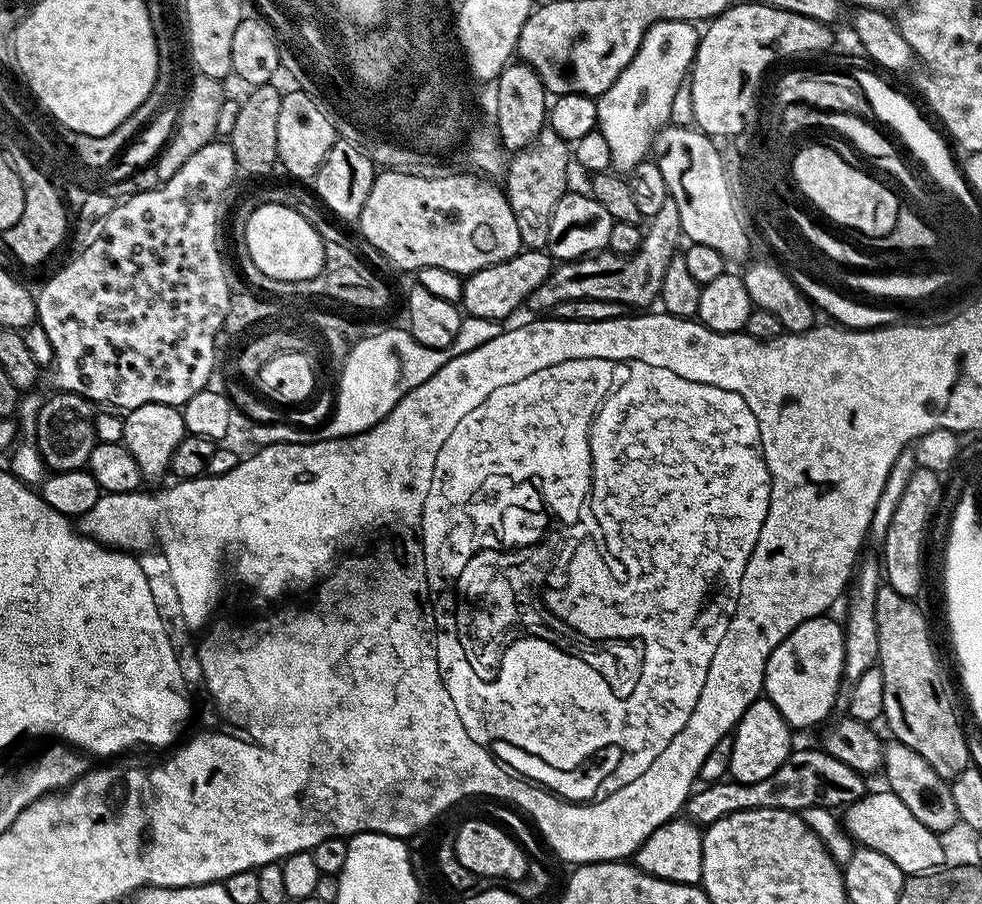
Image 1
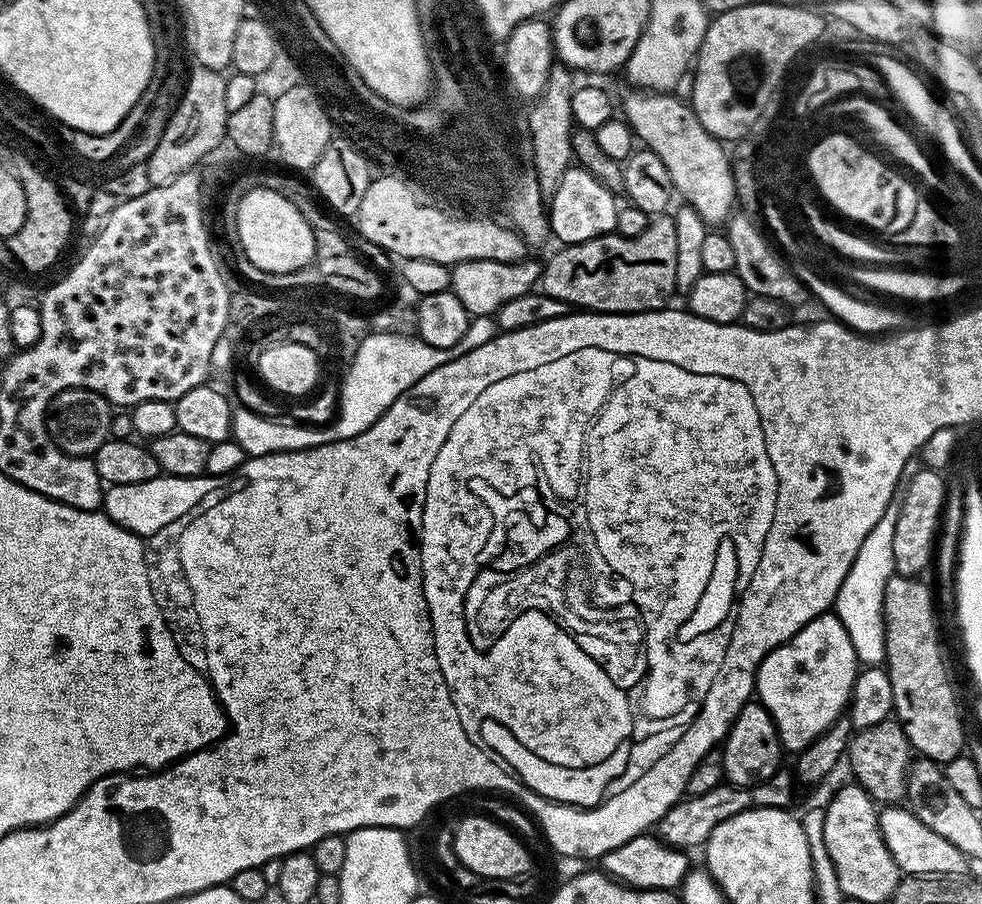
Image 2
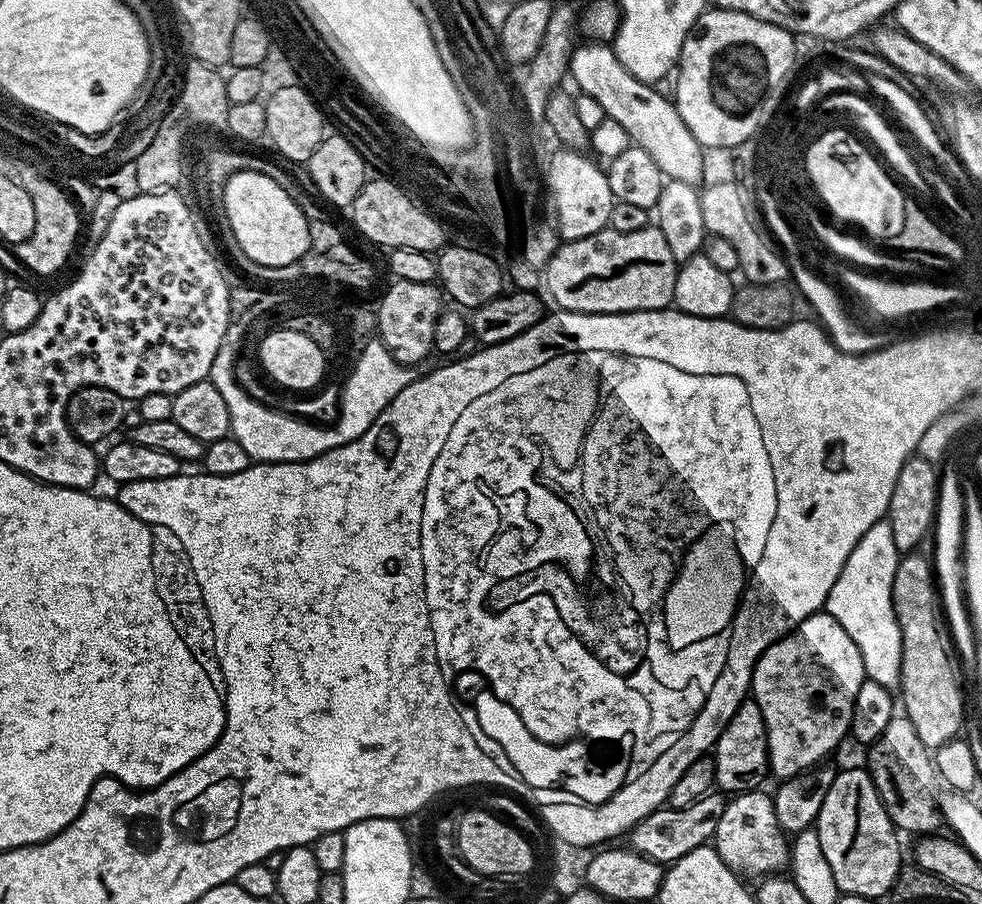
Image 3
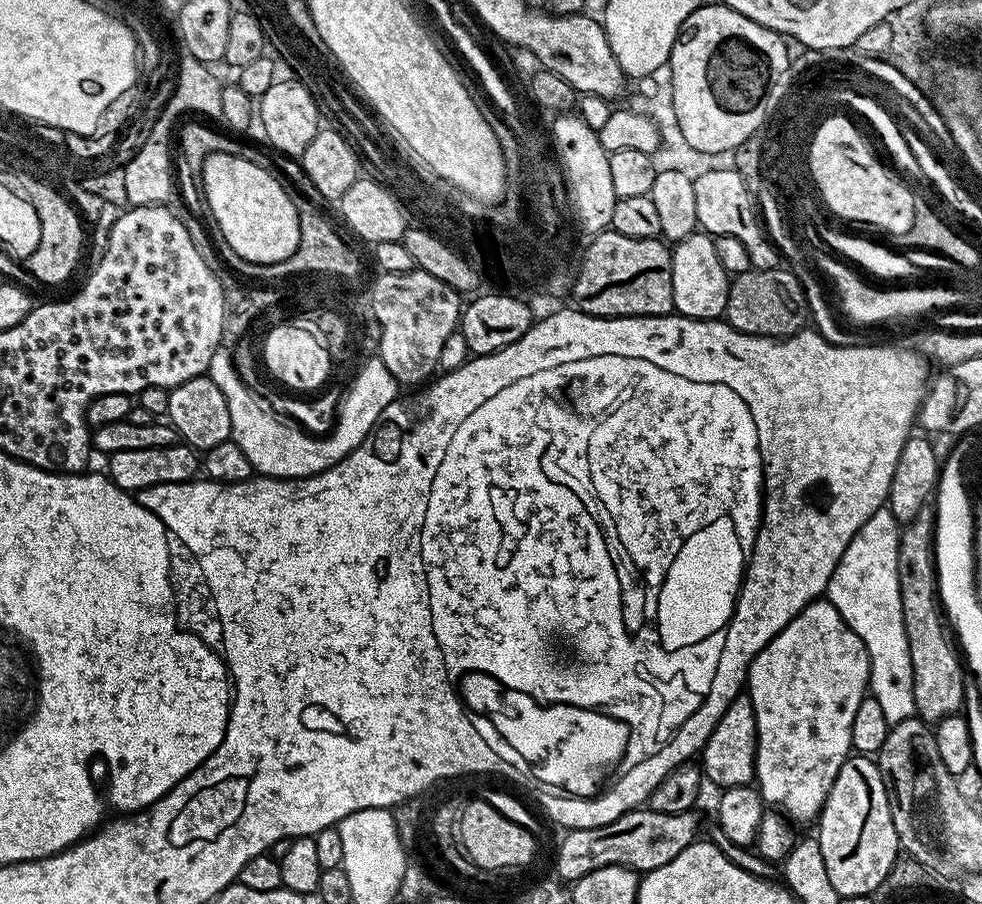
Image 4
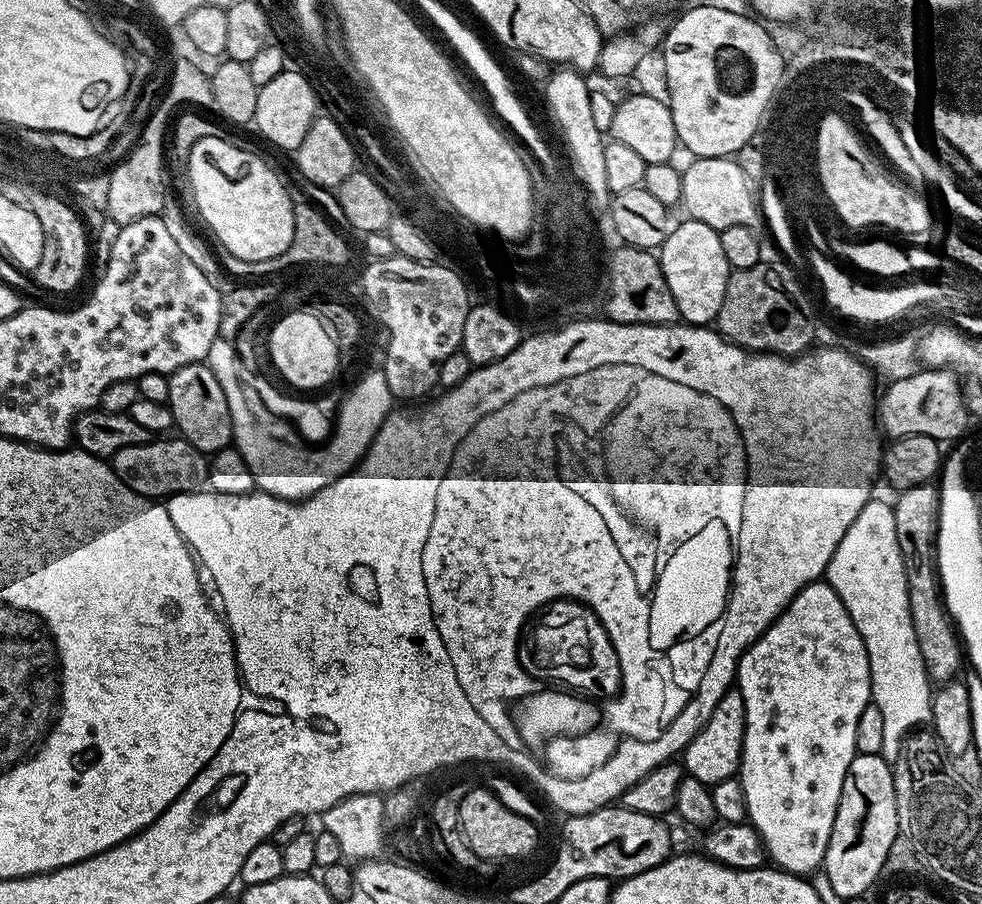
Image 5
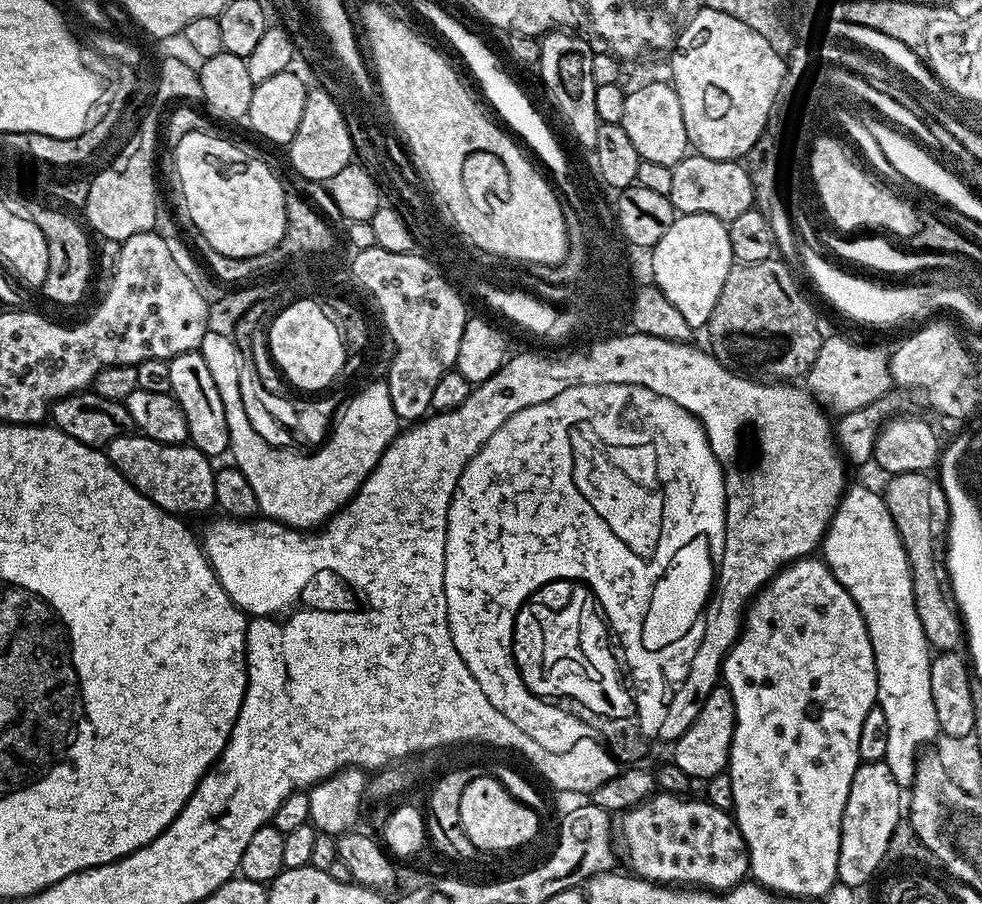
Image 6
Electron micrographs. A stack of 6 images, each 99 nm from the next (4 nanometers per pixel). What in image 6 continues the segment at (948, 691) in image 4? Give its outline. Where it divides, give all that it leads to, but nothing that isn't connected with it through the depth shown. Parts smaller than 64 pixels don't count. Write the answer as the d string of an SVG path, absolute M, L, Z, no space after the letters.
M926 472L898 474L887 482L889 484L882 488L882 495L890 510L890 518L894 518L894 526L902 538L902 546L906 550L906 558L912 571L918 622L922 622L922 630L929 645L937 653L957 651L966 632L949 589L948 570L945 568L949 509L941 483Z

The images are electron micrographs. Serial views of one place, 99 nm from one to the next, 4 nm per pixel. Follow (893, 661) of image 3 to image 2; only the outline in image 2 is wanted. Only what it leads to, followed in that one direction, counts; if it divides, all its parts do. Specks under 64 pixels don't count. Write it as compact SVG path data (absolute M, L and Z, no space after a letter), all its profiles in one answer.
M915 455L907 456L898 466L898 474L892 483L892 495L882 506L882 514L878 514L878 522L870 526L870 534L862 538L862 547L858 550L850 570L846 574L846 582L842 582L842 590L838 594L834 605L834 615L846 626L846 634L850 634L853 648L861 653L868 652L879 645L882 640L880 627L880 595L882 586L890 579L890 537L894 535L894 522L898 522L900 497L906 494L910 482L914 482L916 473L921 471L922 465Z

